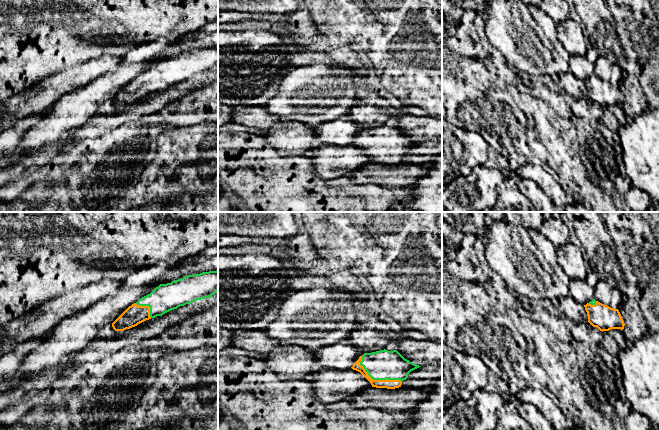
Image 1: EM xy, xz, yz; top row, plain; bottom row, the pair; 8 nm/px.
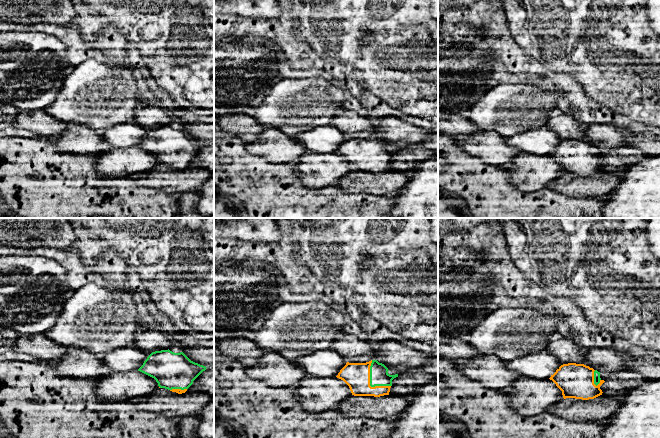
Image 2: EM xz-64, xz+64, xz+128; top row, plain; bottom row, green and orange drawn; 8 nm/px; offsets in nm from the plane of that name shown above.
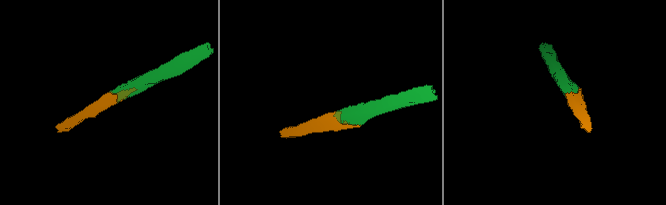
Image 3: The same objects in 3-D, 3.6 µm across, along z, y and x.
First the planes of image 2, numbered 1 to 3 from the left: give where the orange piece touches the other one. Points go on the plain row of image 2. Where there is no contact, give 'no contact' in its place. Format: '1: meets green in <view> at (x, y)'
1: meets green in xz-64 at (178, 164)
2: meets green in xz+64 at (370, 159)
3: meets green in xz+128 at (594, 154)

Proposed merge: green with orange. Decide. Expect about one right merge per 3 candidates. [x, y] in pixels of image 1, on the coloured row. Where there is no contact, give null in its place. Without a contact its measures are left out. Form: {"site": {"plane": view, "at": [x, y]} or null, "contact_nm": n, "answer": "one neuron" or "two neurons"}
{"site": {"plane": "xz", "at": [376, 379]}, "contact_nm": 380, "answer": "one neuron"}

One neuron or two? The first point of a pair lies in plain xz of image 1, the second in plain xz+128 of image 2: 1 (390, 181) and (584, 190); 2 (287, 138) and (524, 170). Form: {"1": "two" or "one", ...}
{"1": "one", "2": "two"}

